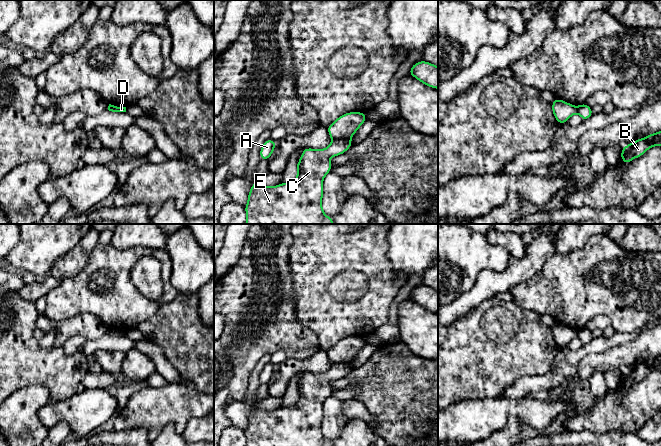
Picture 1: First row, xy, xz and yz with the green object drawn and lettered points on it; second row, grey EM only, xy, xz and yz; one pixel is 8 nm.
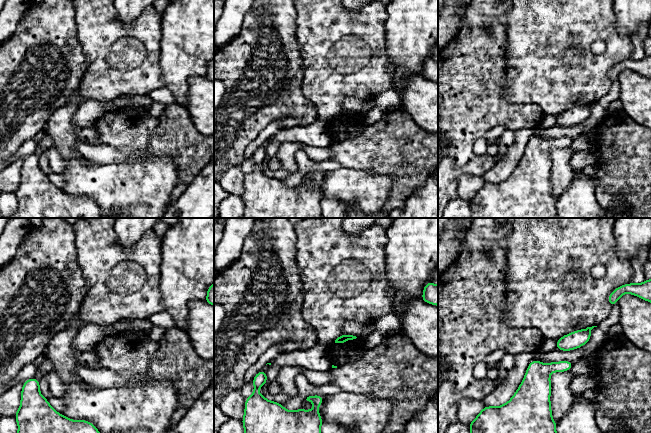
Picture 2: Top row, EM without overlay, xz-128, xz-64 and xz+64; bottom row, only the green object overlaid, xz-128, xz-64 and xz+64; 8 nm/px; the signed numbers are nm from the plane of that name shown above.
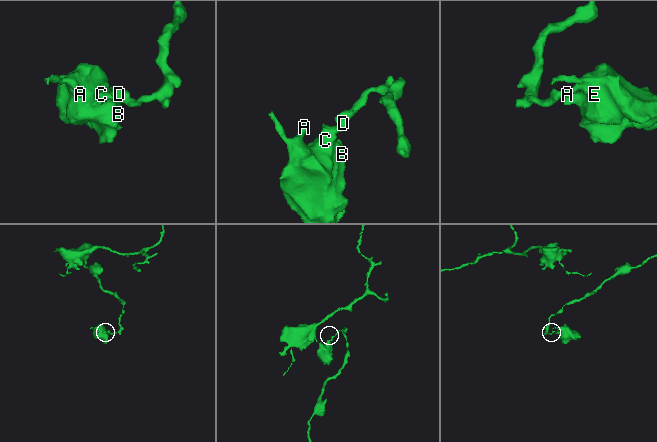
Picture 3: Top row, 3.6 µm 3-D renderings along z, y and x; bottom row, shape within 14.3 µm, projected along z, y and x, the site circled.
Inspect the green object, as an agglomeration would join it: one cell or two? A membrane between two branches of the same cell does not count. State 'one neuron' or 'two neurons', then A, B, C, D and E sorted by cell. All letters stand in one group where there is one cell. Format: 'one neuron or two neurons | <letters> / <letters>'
two neurons | A B C E / D

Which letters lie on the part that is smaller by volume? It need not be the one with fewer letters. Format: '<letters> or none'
A, B, C, E

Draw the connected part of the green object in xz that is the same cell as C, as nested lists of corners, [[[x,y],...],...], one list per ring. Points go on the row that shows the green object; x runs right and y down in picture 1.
[[[339,139],[325,149],[304,148],[296,166],[297,177],[292,182],[268,187],[254,180],[245,205],[245,224],[334,224],[322,209],[323,179],[333,167],[329,159],[344,154],[352,144],[350,139]]]

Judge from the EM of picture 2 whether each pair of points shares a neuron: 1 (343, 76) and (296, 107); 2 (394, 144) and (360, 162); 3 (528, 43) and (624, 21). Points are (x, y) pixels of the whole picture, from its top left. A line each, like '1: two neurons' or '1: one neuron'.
1: two neurons
2: one neuron
3: two neurons

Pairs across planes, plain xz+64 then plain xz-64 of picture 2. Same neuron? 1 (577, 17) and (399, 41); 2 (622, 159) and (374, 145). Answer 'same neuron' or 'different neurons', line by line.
1: different neurons
2: same neuron

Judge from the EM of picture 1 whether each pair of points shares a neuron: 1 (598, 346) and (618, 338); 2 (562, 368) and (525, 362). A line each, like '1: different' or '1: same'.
1: same
2: different

